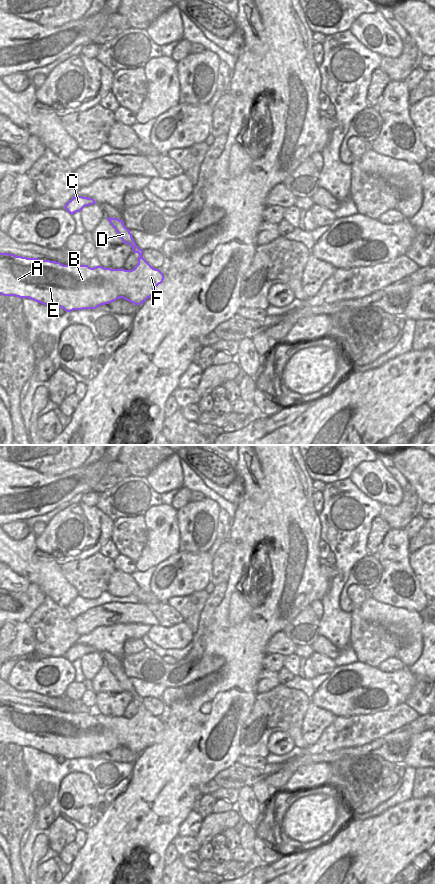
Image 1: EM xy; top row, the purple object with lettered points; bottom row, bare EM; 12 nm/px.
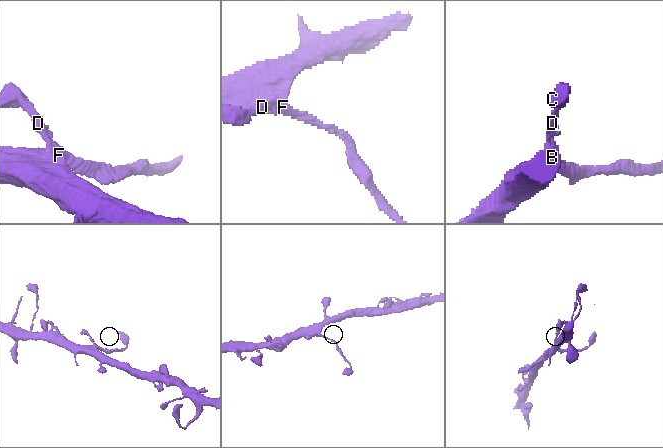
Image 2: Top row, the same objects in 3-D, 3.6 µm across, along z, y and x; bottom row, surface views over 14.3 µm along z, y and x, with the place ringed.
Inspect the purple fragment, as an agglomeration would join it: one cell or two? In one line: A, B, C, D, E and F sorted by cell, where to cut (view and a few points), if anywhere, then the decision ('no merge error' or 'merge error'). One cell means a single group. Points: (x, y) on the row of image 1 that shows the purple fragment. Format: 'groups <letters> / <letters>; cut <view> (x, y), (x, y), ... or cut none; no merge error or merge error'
groups A B C D E F; cut none; no merge error

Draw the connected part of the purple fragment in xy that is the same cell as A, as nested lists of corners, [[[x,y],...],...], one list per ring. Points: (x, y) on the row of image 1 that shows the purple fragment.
[[[107,218],[115,228],[123,243],[129,244],[134,253],[139,254],[138,264],[132,270],[111,269],[102,266],[63,265],[60,262],[27,258],[9,253],[0,253],[0,294],[29,298],[52,308],[63,308],[66,312],[96,309],[123,298],[135,305],[141,305],[150,298],[154,289],[163,282],[164,274],[153,268],[142,256],[140,249],[123,223],[117,218]]]

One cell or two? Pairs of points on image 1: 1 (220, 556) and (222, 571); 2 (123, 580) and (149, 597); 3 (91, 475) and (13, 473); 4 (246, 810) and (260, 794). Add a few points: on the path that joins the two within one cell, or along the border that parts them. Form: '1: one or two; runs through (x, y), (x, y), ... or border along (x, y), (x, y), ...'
1: one; runs through (221, 560), (221, 567)
2: one; runs through (129, 586), (143, 596)
3: one; runs through (72, 484), (51, 484), (32, 481)
4: two; border along (251, 787), (260, 805)

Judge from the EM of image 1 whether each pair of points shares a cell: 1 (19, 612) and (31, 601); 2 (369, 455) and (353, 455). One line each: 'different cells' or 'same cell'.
1: same cell
2: same cell

